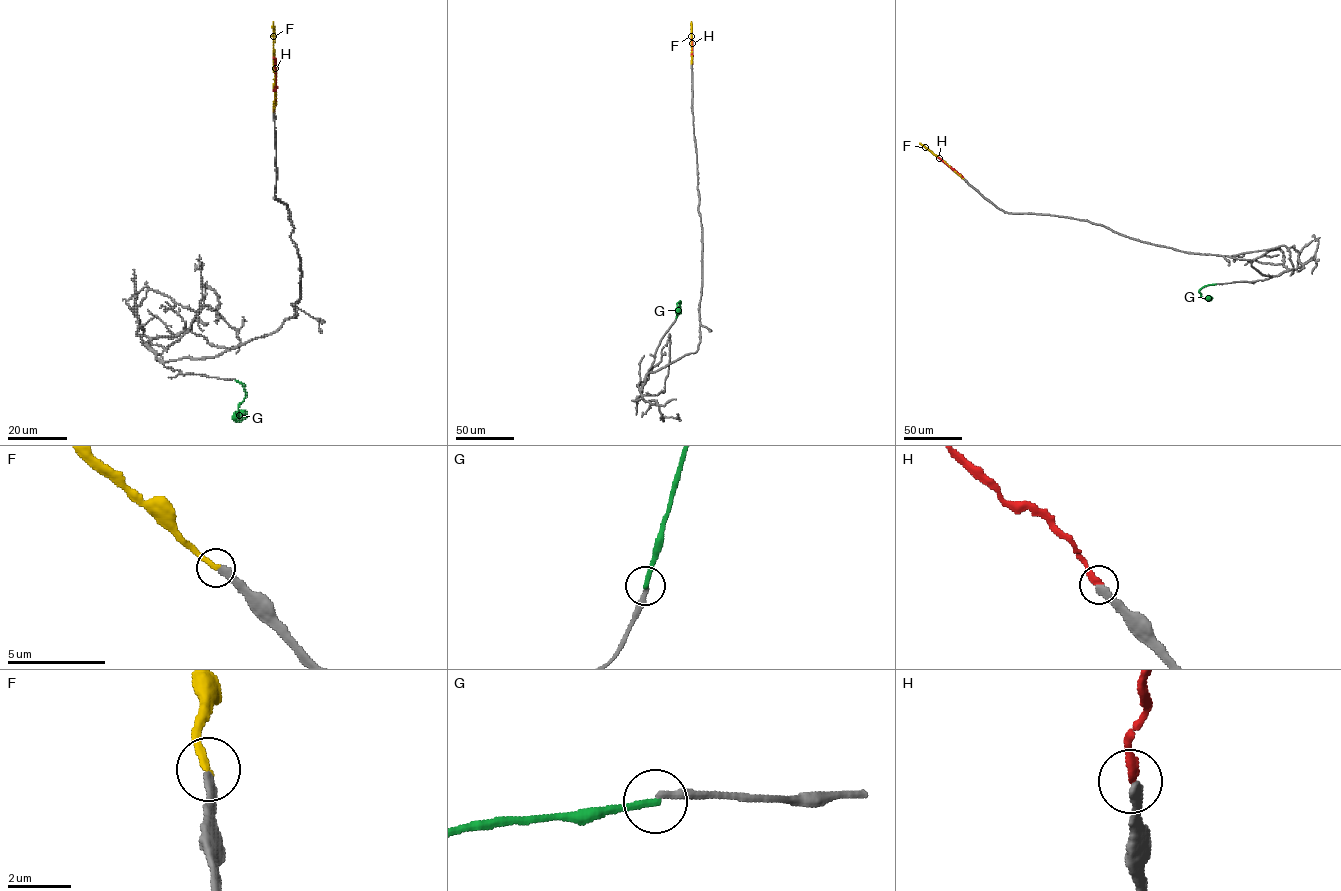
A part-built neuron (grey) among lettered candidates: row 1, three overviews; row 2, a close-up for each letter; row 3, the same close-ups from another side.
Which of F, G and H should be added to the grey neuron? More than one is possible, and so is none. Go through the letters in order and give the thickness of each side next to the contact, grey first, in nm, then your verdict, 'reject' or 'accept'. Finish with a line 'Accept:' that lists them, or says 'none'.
F: 300 nm thick on the grey side, 260 nm on the other; accept
G: 240 nm thick on the grey side, 240 nm on the other; reject
H: 300 nm thick on the grey side, 280 nm on the other; reject
Accept: F

